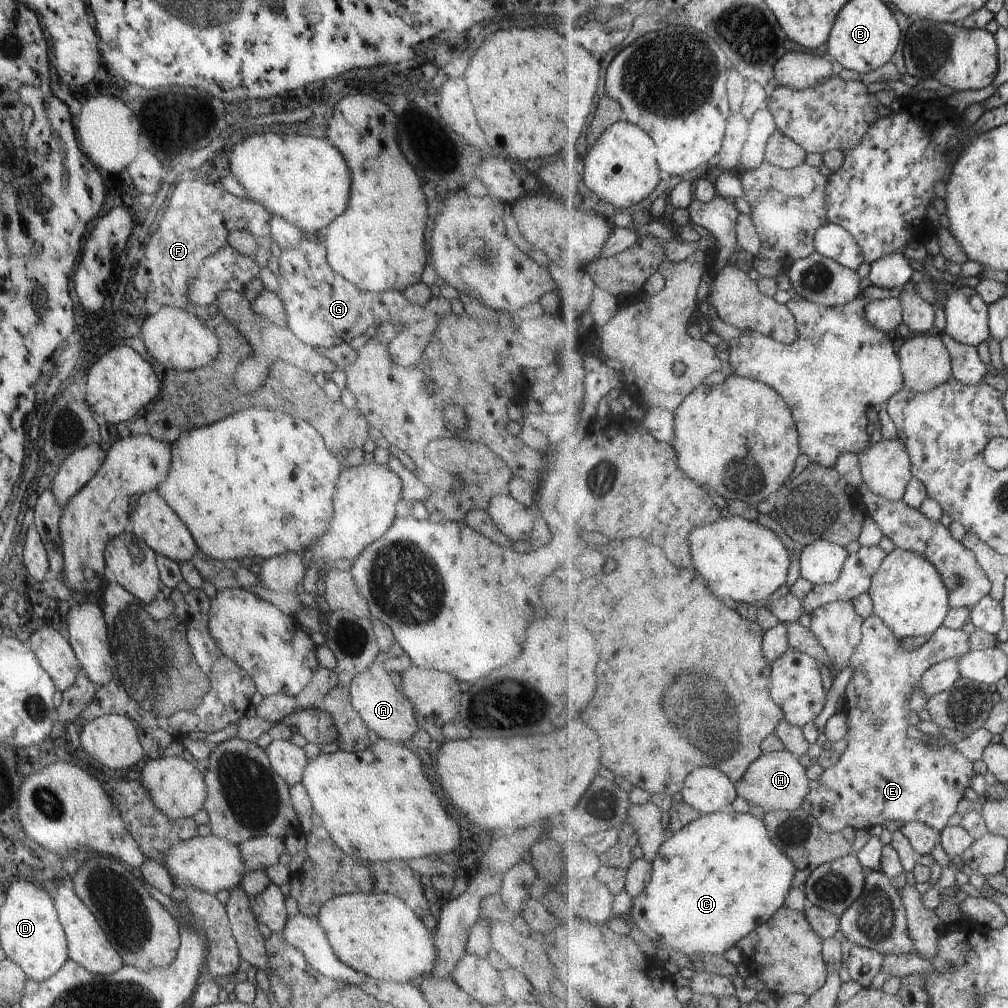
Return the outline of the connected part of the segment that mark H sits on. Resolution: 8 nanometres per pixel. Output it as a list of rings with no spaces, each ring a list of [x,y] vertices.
[[[791,751],[764,753],[749,766],[746,777],[736,784],[738,796],[748,804],[761,807],[764,813],[770,811],[795,811],[801,809],[805,798],[811,793],[808,770],[799,762],[799,755]]]

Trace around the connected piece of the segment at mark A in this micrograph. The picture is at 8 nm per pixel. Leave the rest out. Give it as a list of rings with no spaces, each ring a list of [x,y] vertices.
[[[371,662],[371,666],[353,677],[346,688],[354,713],[365,724],[366,729],[372,730],[378,738],[404,744],[418,730],[409,700],[393,686],[381,663]]]

